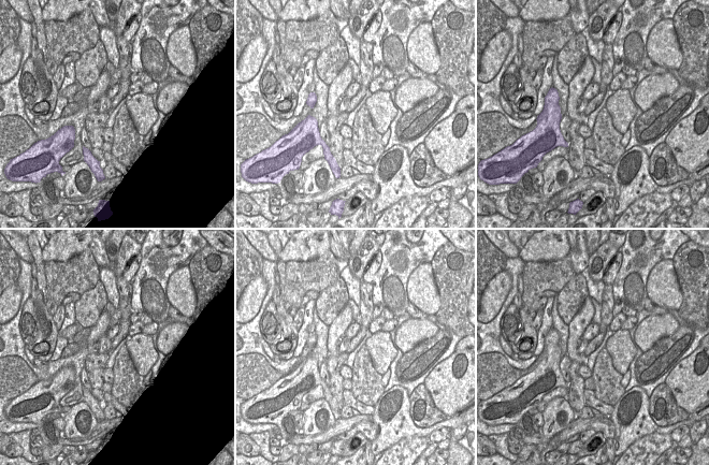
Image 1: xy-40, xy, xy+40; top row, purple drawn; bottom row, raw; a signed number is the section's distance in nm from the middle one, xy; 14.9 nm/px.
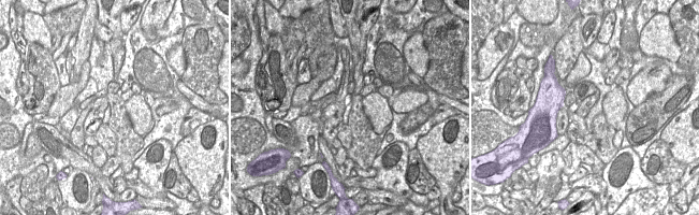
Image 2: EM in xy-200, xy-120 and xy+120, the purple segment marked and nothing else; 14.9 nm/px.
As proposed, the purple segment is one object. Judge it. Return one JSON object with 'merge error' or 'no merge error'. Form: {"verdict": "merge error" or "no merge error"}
{"verdict": "merge error"}

